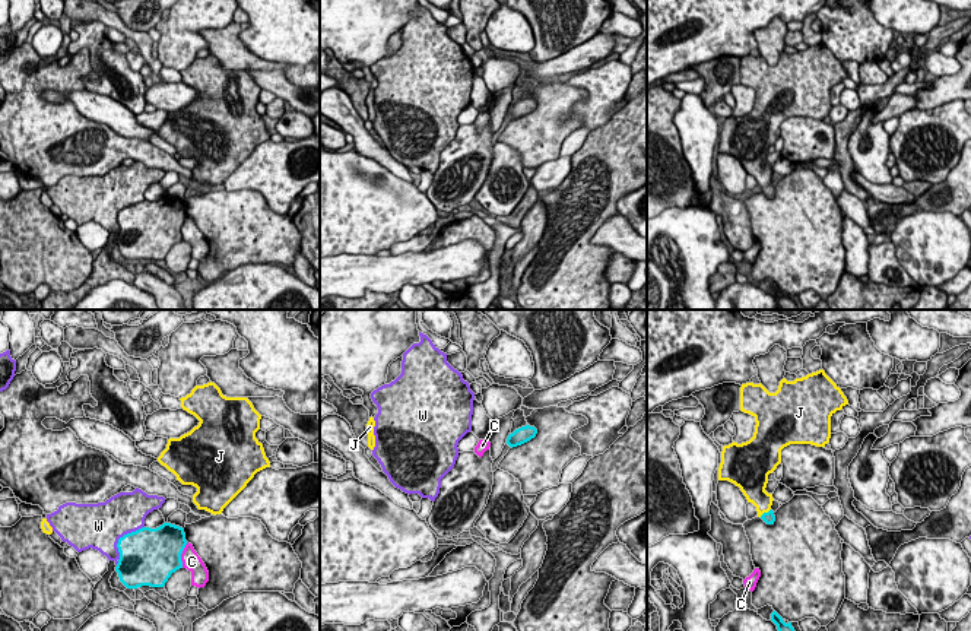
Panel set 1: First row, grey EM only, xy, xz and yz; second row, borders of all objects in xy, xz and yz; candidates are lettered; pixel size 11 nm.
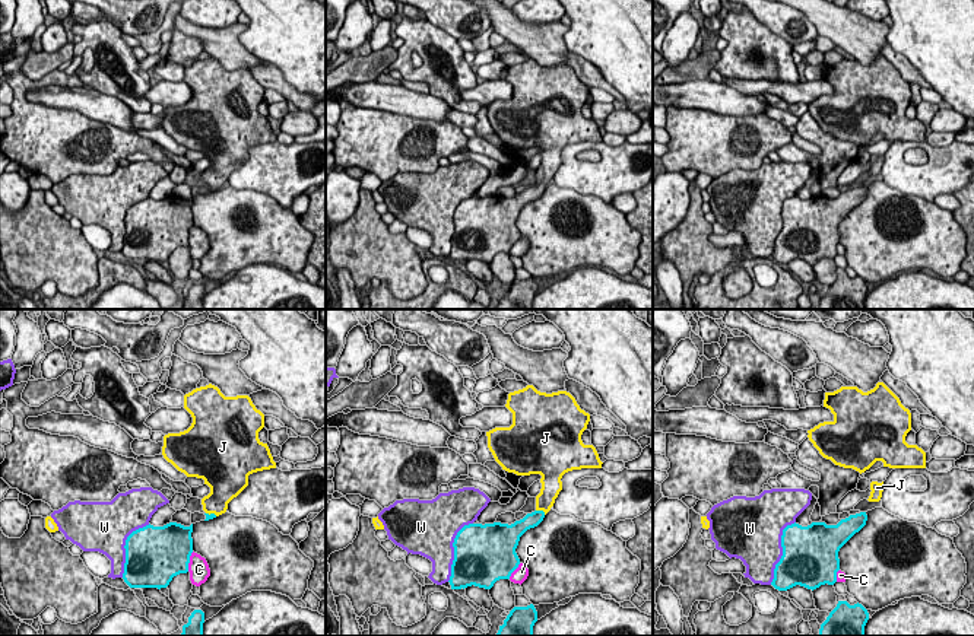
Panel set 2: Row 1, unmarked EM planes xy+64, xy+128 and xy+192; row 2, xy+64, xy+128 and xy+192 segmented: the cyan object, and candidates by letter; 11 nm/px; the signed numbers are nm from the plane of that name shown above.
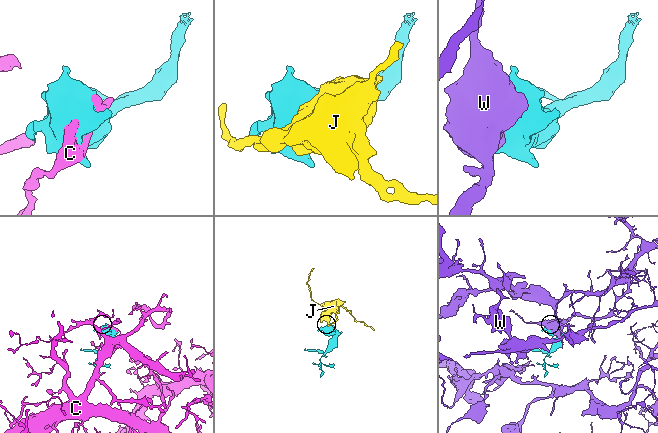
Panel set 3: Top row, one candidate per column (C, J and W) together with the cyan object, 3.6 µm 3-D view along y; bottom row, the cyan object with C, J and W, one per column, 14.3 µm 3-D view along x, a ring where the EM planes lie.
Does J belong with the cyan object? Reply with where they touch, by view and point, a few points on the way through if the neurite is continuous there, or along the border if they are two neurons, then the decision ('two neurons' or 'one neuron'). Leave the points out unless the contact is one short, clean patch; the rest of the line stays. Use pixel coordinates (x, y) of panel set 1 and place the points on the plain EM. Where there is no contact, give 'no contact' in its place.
yz (764, 186) | across yz (768, 190), (764, 186), (762, 174), (755, 165) | one neuron

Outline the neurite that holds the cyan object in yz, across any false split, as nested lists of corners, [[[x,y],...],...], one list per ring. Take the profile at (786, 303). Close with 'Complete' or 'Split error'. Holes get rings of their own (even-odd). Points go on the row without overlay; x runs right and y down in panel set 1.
[[[775,283],[771,286],[771,294],[777,298],[781,310],[797,310],[794,301],[791,299],[791,295],[786,297]]]. Complete

